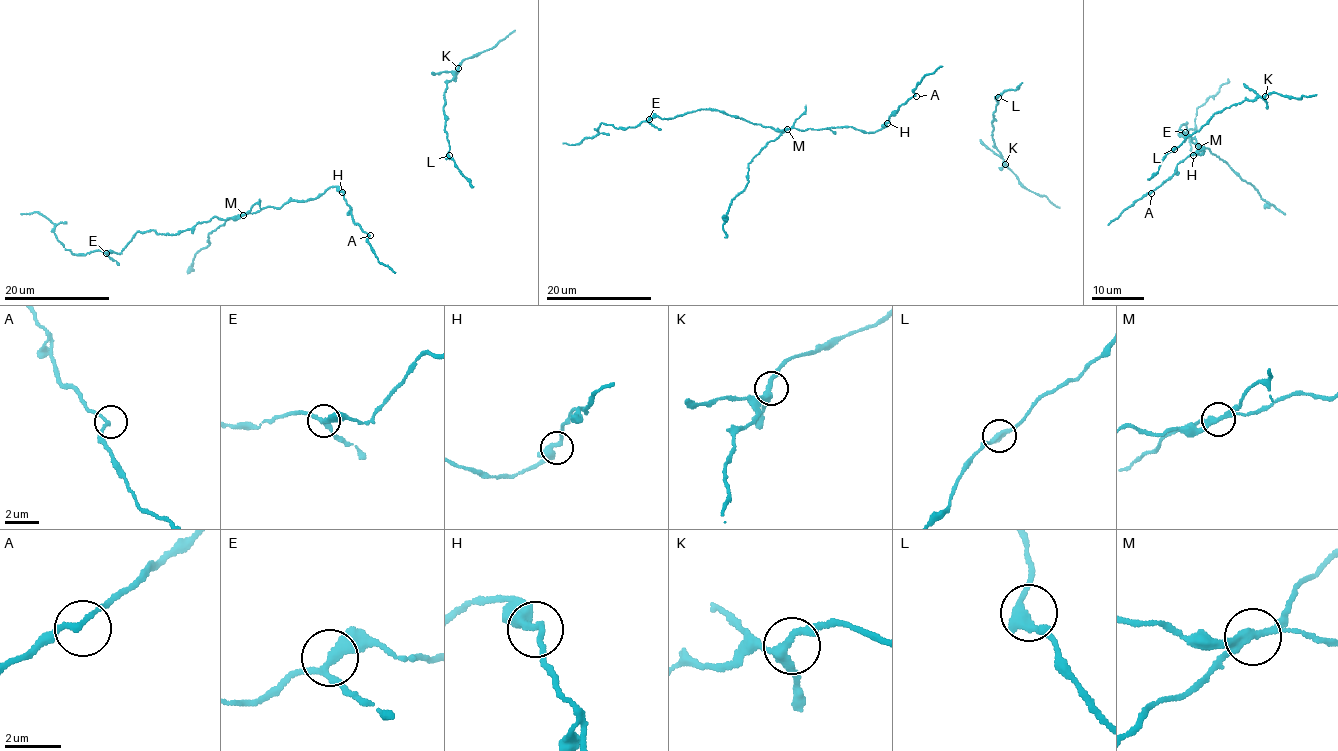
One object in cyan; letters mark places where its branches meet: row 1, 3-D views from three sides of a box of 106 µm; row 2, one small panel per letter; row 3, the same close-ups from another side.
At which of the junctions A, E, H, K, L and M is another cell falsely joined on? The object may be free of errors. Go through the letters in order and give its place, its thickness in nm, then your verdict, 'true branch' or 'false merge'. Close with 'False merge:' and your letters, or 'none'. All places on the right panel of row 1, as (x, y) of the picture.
A: place (1151, 193); calibre 180 nm; true branch
E: place (1185, 132); calibre 240 nm; true branch
H: place (1193, 155); calibre 360 nm; true branch
K: place (1265, 96); calibre 280 nm; true branch
L: place (1174, 149); calibre 340 nm; true branch
M: place (1198, 146); calibre 260 nm; false merge
False merge: M

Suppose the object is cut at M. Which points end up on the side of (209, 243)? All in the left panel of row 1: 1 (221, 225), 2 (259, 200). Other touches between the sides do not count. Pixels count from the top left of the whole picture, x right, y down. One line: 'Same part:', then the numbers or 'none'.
Same part: 1, 2

